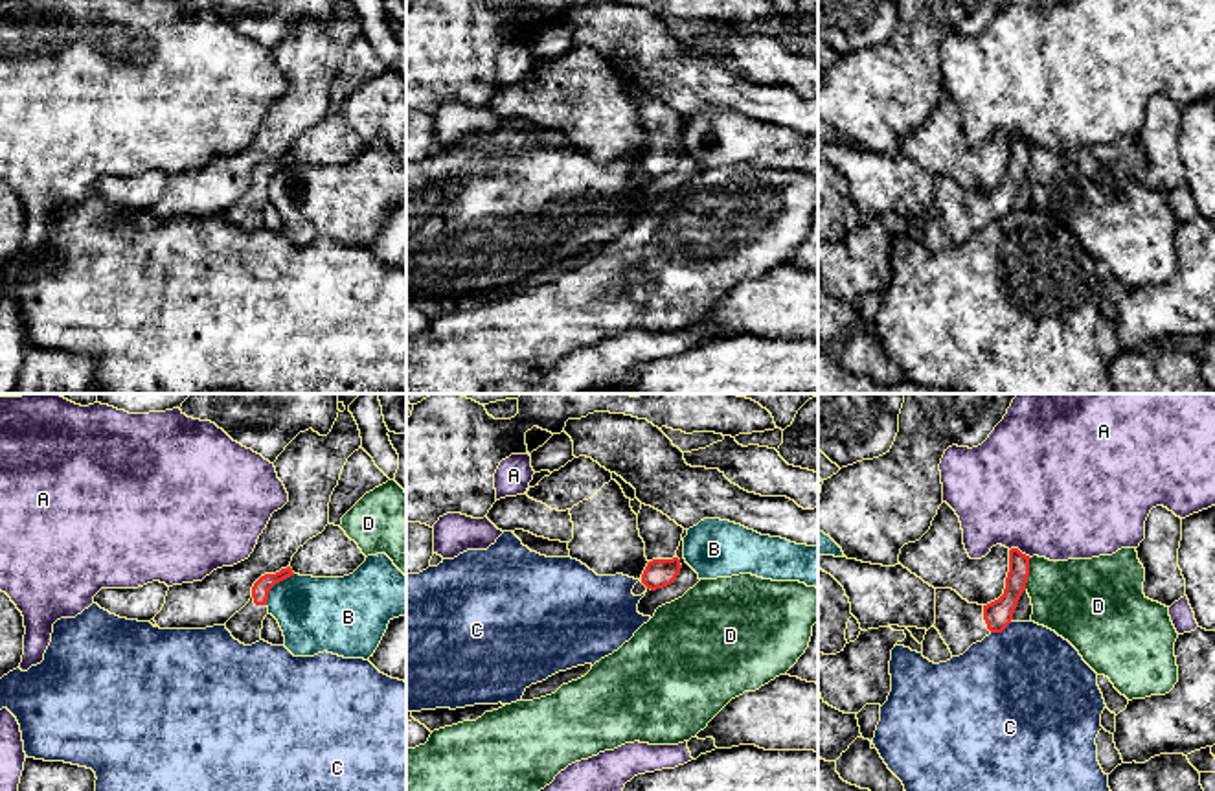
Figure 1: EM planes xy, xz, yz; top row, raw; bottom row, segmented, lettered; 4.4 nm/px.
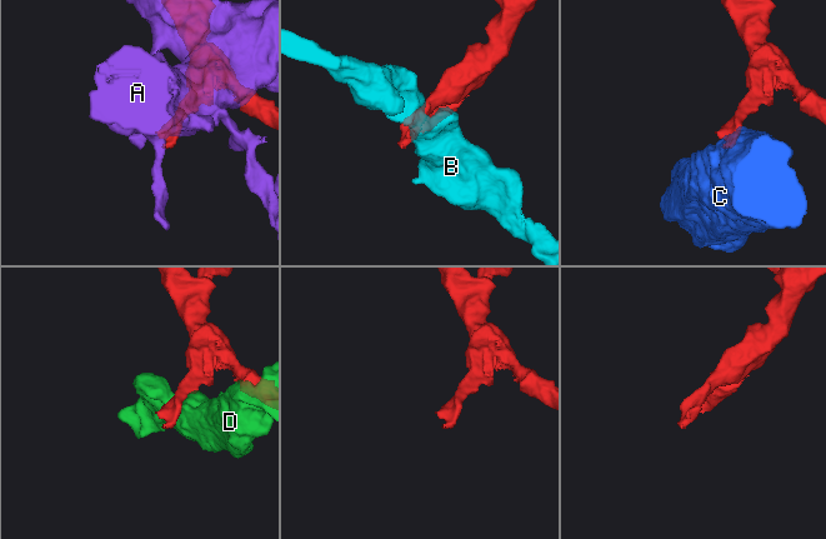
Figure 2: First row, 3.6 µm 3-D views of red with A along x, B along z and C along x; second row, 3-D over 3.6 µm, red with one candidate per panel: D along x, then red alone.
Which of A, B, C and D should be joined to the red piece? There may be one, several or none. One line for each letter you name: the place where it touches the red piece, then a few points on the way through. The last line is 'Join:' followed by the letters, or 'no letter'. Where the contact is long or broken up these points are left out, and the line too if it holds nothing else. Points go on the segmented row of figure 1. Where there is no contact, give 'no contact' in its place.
Join: no letter

